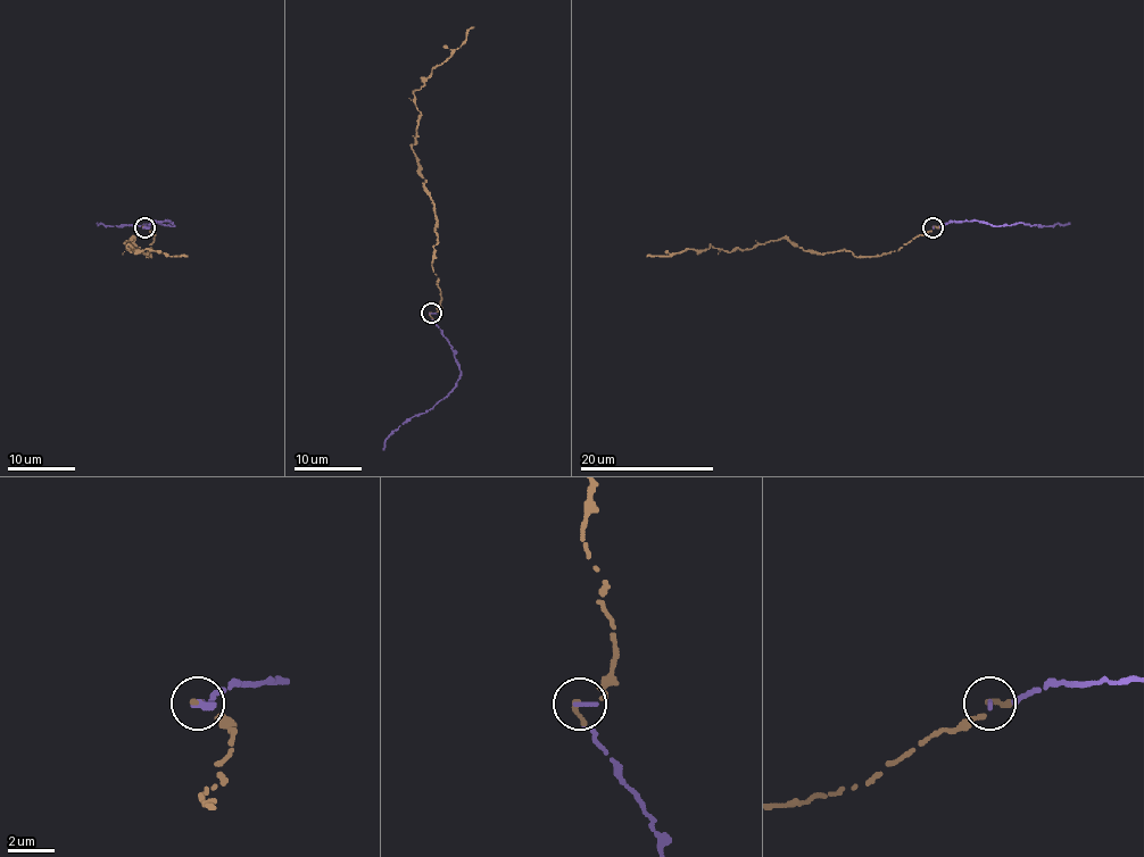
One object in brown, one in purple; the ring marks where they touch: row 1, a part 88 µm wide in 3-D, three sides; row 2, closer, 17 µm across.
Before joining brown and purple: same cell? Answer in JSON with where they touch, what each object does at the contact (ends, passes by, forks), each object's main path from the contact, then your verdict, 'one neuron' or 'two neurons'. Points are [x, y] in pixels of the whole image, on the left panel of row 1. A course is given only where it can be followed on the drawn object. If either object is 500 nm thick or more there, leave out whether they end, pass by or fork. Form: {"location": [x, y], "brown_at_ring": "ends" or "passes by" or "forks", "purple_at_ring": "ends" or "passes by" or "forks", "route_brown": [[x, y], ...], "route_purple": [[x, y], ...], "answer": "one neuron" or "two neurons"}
{"location": [144, 227], "brown_at_ring": "ends", "purple_at_ring": "ends", "route_brown": [[143, 226], [154, 235], [146, 254], [150, 257], [132, 239], [125, 241], [132, 251], [127, 247], [188, 257]], "route_purple": [[143, 226], [167, 219], [174, 225], [118, 226], [97, 223]], "answer": "one neuron"}

